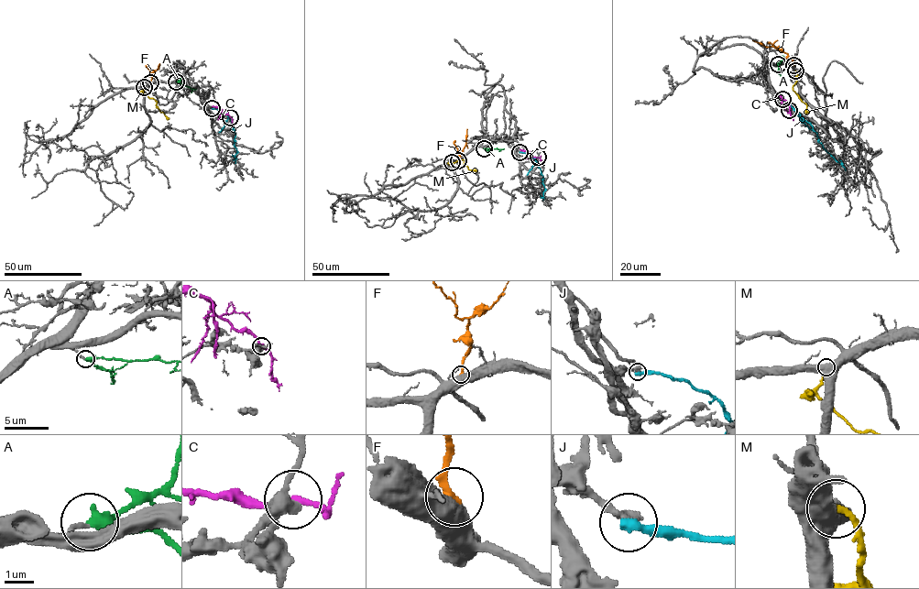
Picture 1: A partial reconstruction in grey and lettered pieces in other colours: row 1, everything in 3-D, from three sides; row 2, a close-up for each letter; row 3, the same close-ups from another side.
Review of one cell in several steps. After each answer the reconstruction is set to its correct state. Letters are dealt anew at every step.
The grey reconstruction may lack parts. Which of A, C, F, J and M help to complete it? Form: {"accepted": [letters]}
{"accepted": ["A", "C"]}

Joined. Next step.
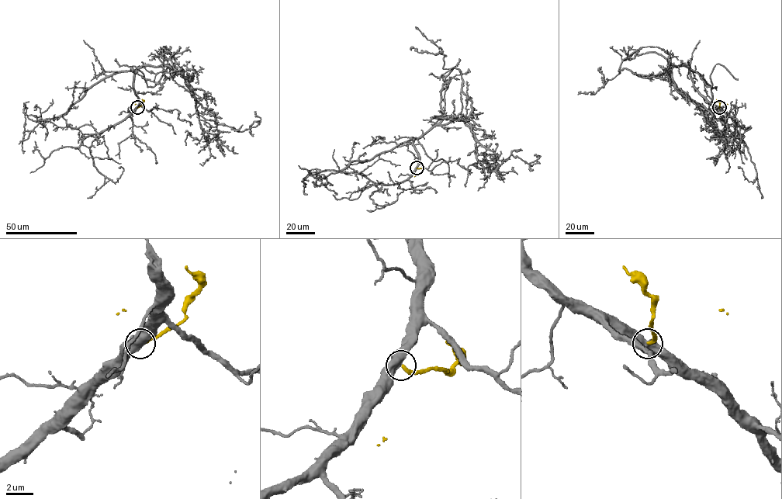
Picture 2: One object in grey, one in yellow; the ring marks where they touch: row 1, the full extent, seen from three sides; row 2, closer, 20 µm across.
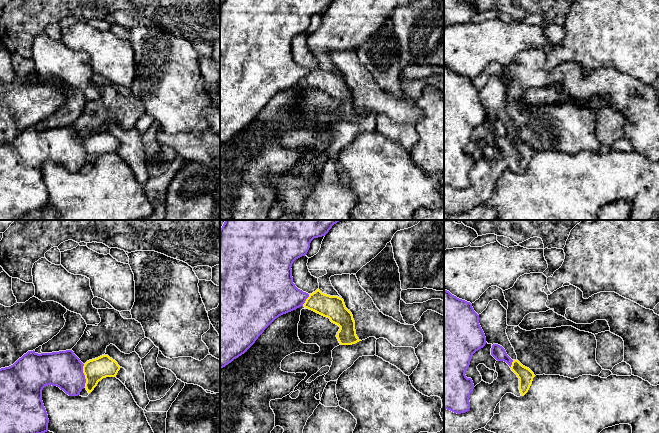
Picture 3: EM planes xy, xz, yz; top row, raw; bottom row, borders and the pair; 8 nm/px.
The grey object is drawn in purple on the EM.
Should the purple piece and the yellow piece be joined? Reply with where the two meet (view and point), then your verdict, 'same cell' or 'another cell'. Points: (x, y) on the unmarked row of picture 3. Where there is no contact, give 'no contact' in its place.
meets purple in xy at (84, 151); another cell

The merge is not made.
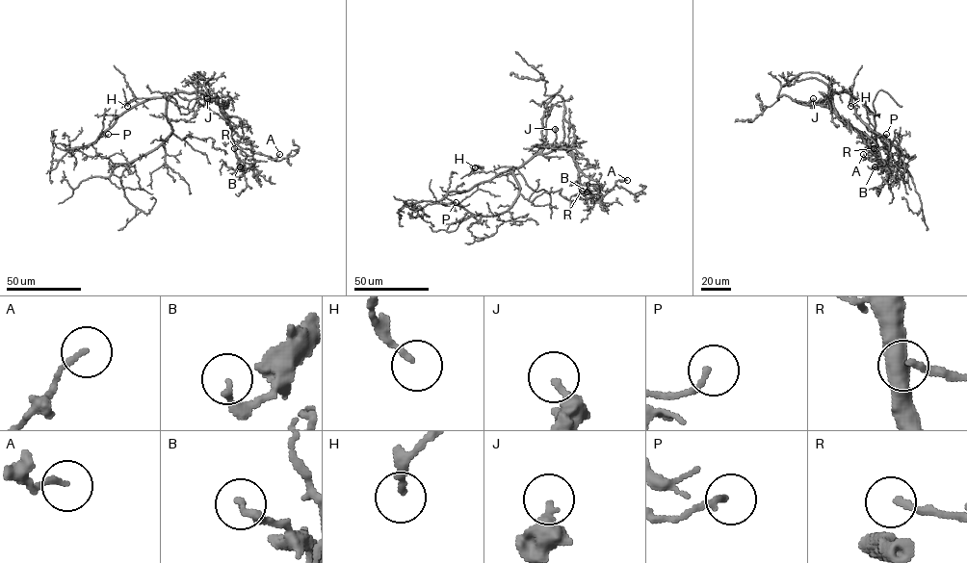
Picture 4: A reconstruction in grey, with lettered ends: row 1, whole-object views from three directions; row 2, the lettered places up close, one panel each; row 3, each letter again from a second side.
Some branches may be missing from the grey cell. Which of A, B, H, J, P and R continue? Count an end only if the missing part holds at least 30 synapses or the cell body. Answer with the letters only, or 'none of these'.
R

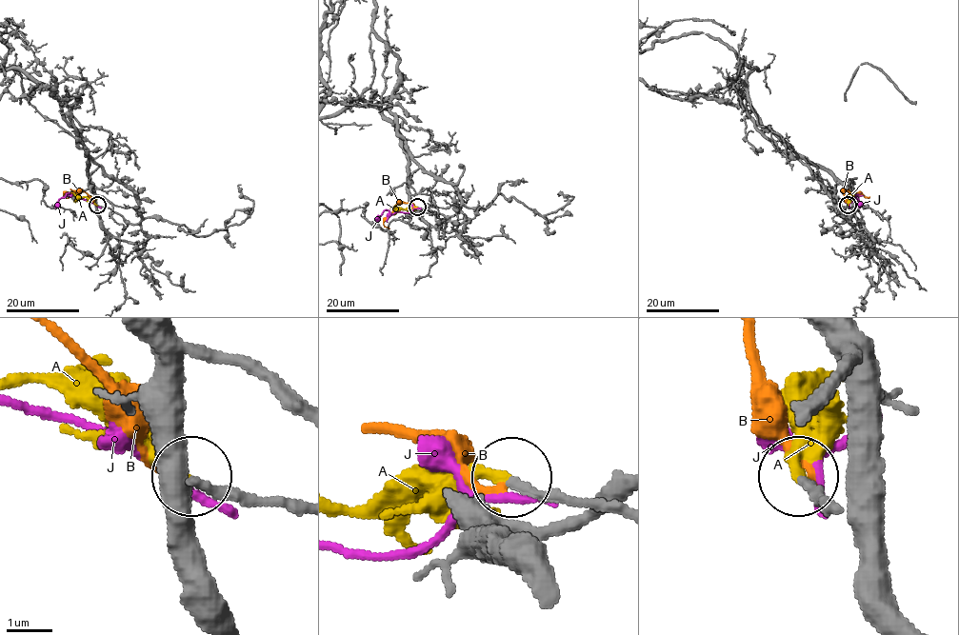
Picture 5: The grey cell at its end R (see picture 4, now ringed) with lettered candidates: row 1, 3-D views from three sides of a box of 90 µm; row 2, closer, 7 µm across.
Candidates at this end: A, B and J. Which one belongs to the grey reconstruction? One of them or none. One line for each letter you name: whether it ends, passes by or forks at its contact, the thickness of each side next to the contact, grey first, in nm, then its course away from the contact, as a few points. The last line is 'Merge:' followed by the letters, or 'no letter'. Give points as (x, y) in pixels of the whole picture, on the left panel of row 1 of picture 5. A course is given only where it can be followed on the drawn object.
A: it ends | 150/220 nm | via (97, 206), (70, 191)
Merge: A

